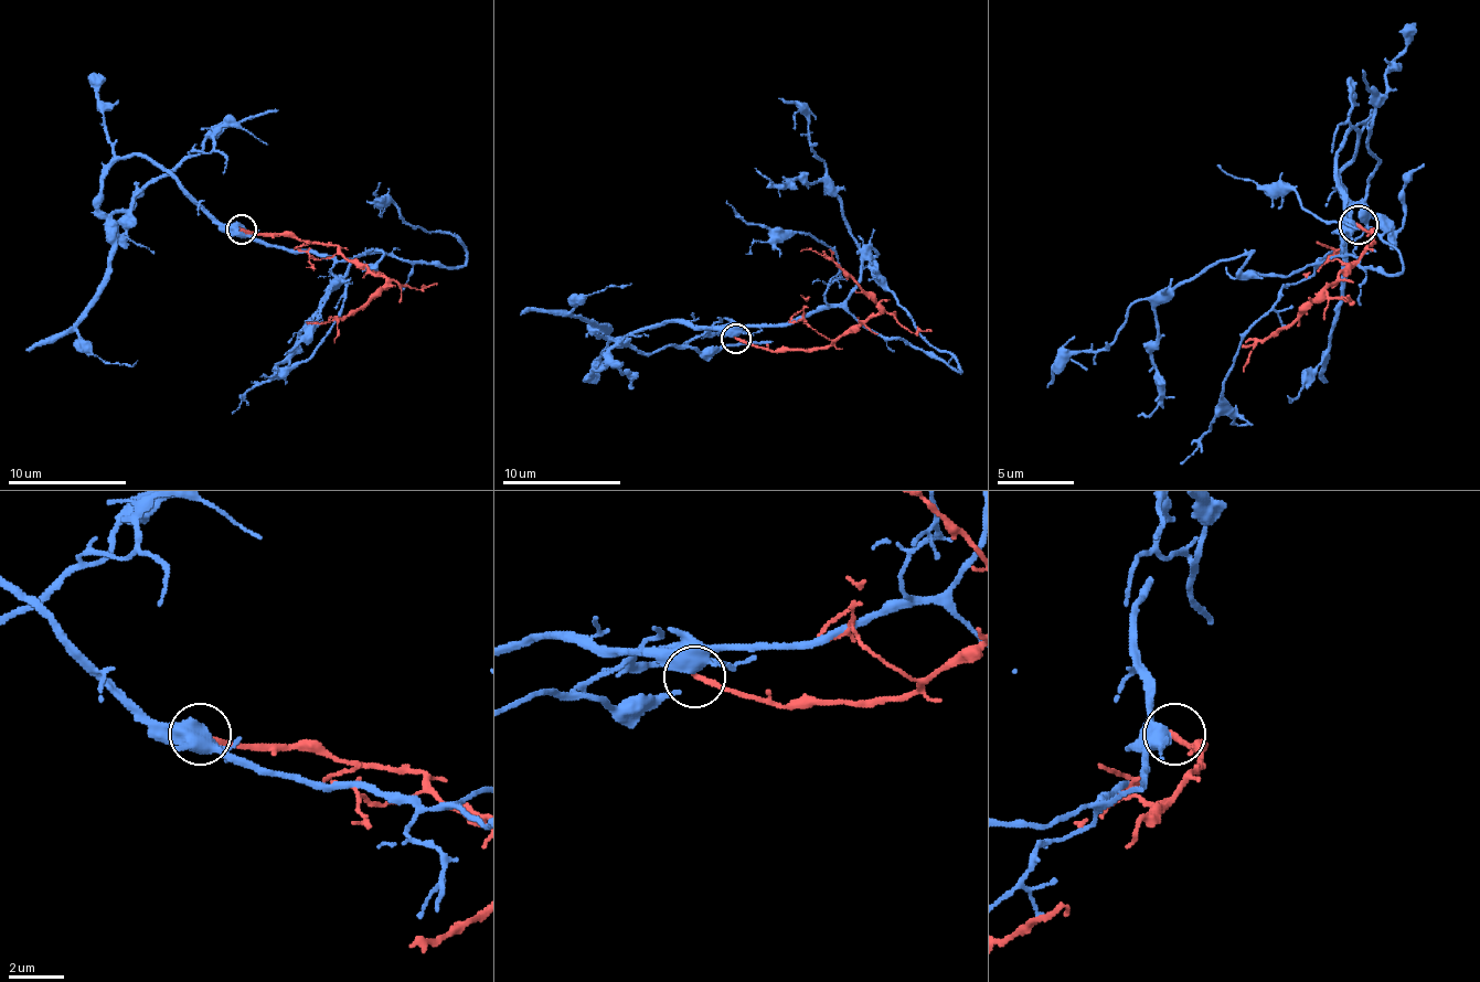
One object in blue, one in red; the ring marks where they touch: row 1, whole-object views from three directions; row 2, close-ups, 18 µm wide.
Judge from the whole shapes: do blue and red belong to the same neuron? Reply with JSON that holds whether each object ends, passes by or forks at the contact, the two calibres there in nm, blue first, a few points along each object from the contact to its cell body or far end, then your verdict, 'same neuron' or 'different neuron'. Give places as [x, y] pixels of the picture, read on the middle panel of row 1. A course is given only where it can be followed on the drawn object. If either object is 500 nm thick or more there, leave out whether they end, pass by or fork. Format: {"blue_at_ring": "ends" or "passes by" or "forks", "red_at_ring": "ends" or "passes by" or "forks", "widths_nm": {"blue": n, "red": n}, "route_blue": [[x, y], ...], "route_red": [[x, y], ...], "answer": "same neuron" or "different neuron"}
{"blue_at_ring": "passes by", "red_at_ring": "ends", "widths_nm": {"blue": 480, "red": 200}, "route_blue": [[734, 335], [844, 307], [959, 372], [885, 286], [868, 253], [874, 230]], "route_red": [[734, 339], [770, 351], [818, 351], [880, 309], [836, 265], [815, 251], [800, 251]], "answer": "different neuron"}

